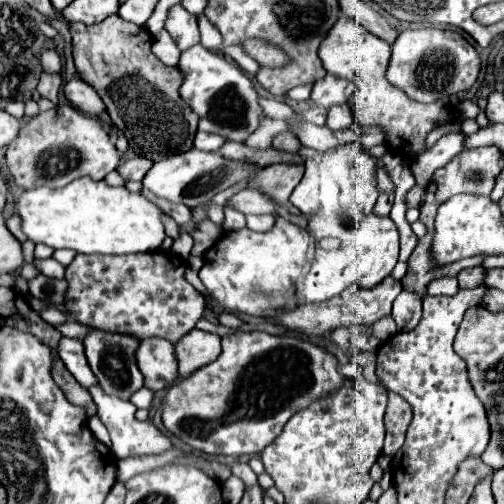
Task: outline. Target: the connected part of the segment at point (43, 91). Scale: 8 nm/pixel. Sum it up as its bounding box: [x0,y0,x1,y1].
[38,74,62,104]

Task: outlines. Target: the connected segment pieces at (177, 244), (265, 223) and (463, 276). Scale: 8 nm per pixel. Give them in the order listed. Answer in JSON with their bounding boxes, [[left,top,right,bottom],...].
[[172,232,192,258],[246,216,274,232],[458,268,484,288]]

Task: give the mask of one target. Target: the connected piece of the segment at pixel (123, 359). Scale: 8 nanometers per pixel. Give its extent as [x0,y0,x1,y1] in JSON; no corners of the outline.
[84,328,142,400]

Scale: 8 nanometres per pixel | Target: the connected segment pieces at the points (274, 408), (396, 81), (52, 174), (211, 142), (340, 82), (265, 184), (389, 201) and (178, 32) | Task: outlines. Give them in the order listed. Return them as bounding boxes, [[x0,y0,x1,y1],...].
[[162,332,342,456],[386,28,480,102],[6,104,120,190],[194,132,224,152],[310,74,348,108],[252,164,302,204],[374,194,394,216],[166,4,200,52]]

